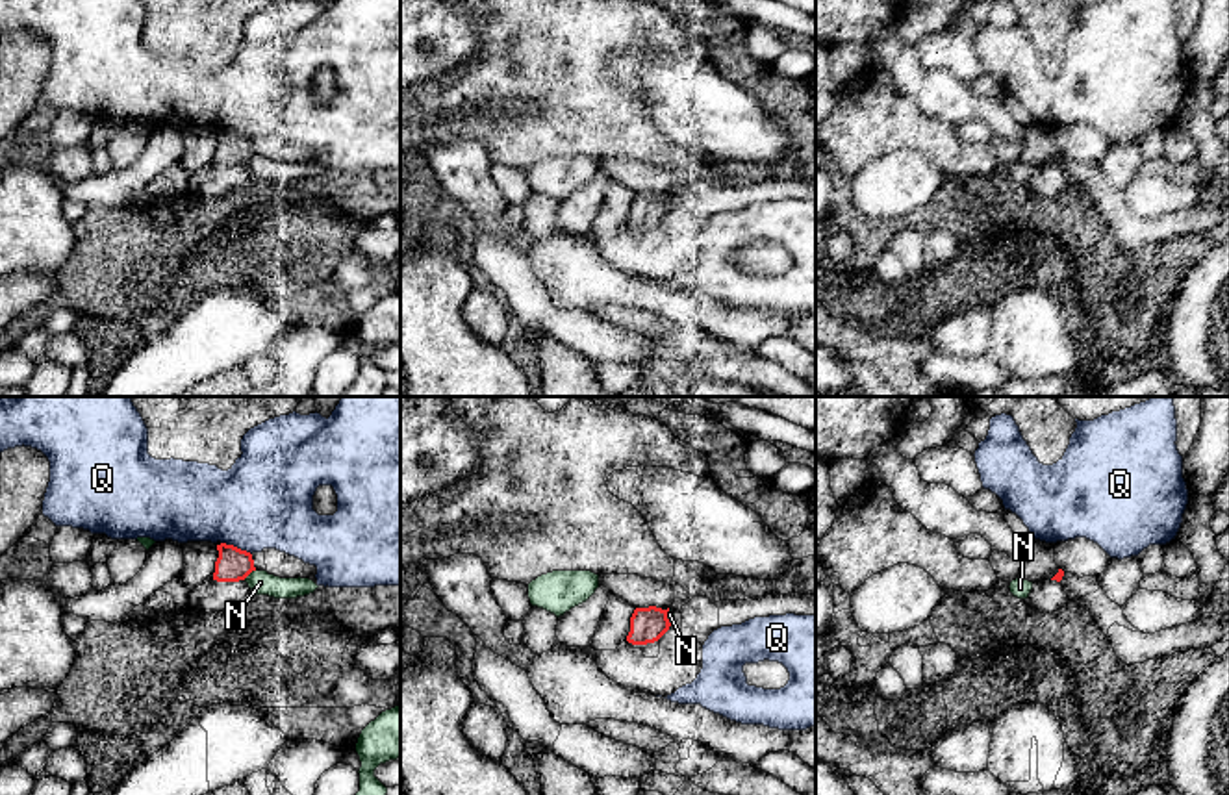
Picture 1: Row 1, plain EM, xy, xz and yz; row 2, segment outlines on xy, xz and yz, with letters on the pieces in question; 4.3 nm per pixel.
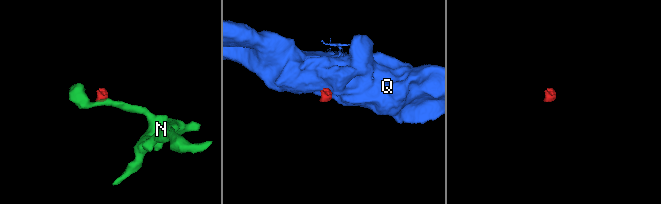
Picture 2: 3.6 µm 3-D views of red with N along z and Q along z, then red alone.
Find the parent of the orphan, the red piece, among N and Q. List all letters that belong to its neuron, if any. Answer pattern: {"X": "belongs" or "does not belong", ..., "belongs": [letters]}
{"N": "does not belong", "Q": "does not belong", "belongs": []}

